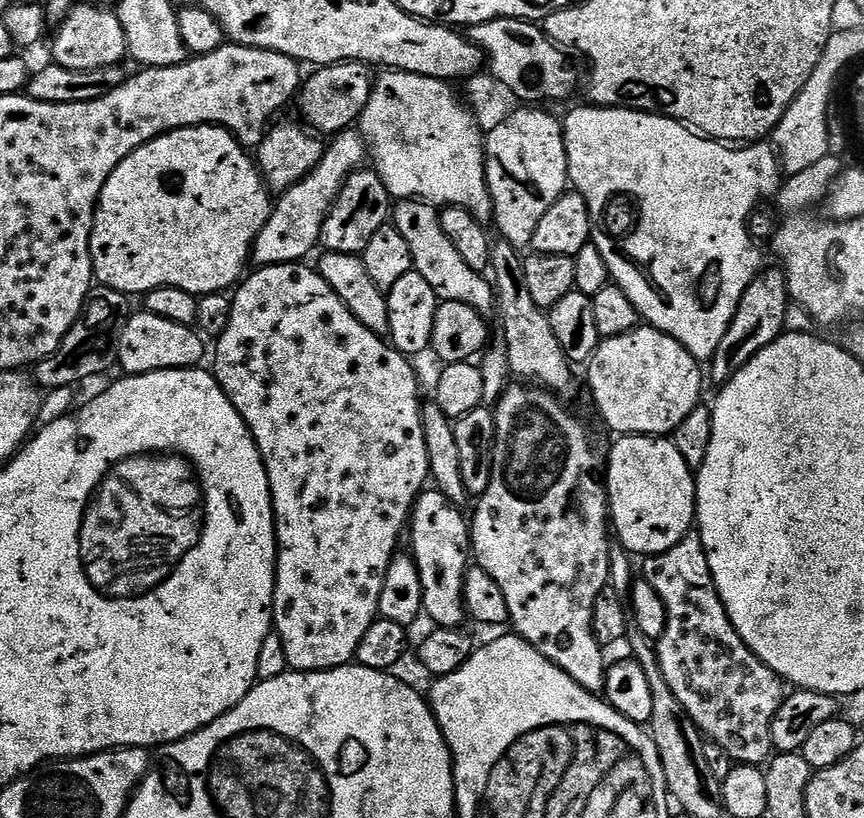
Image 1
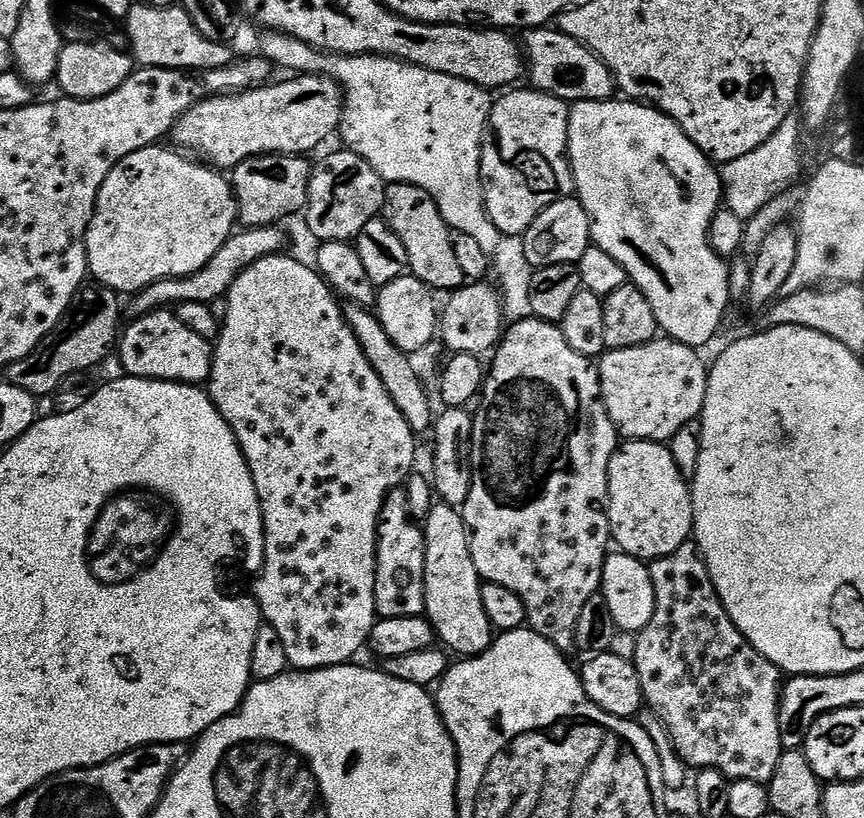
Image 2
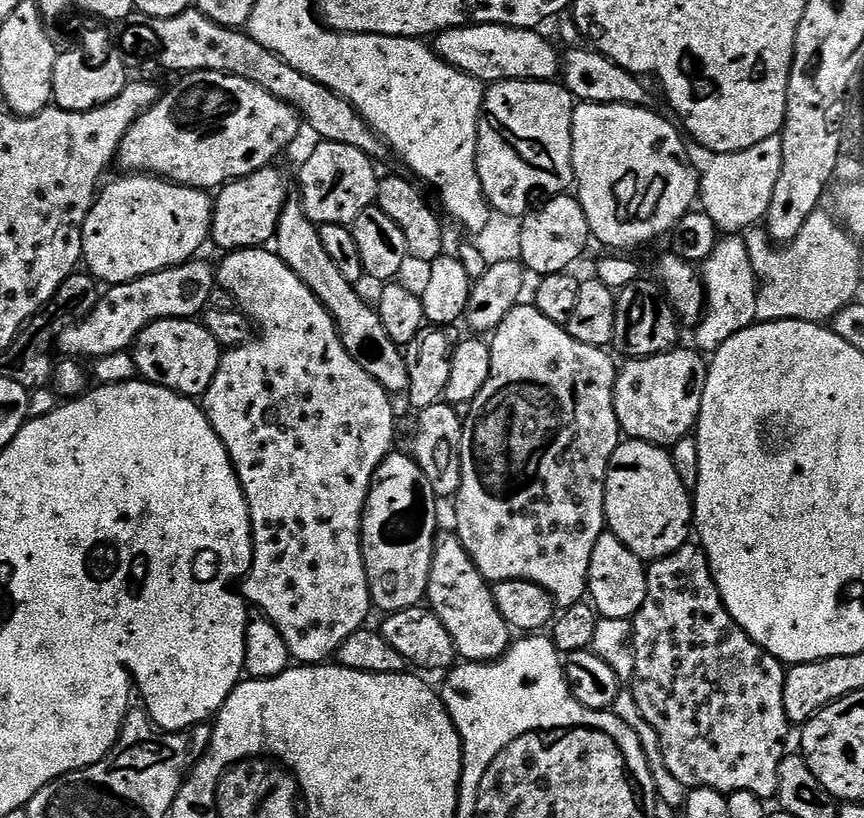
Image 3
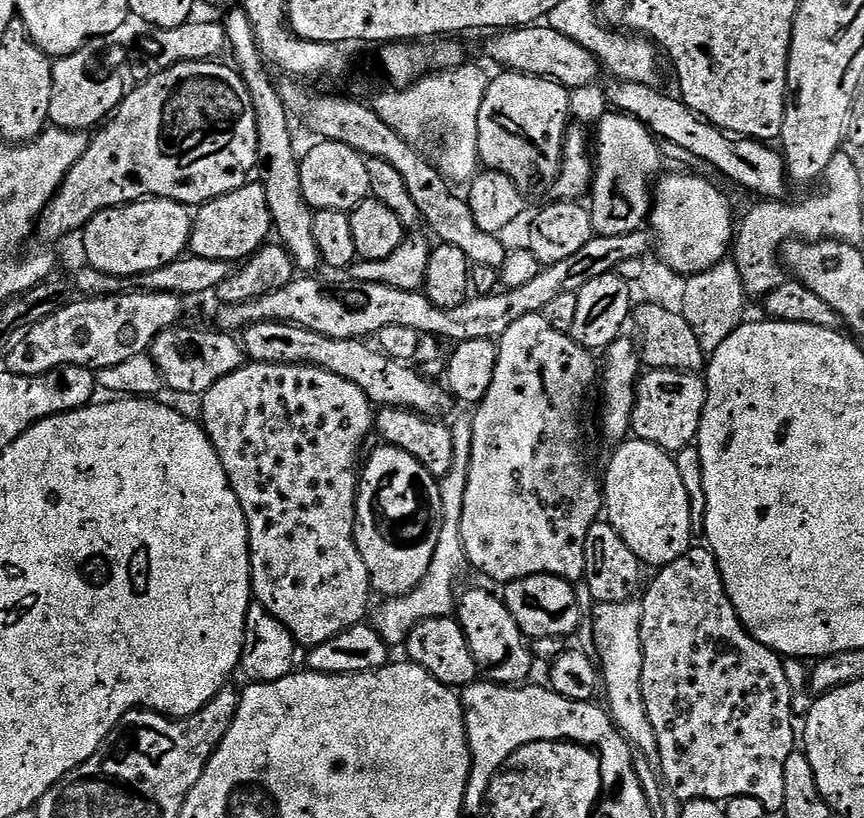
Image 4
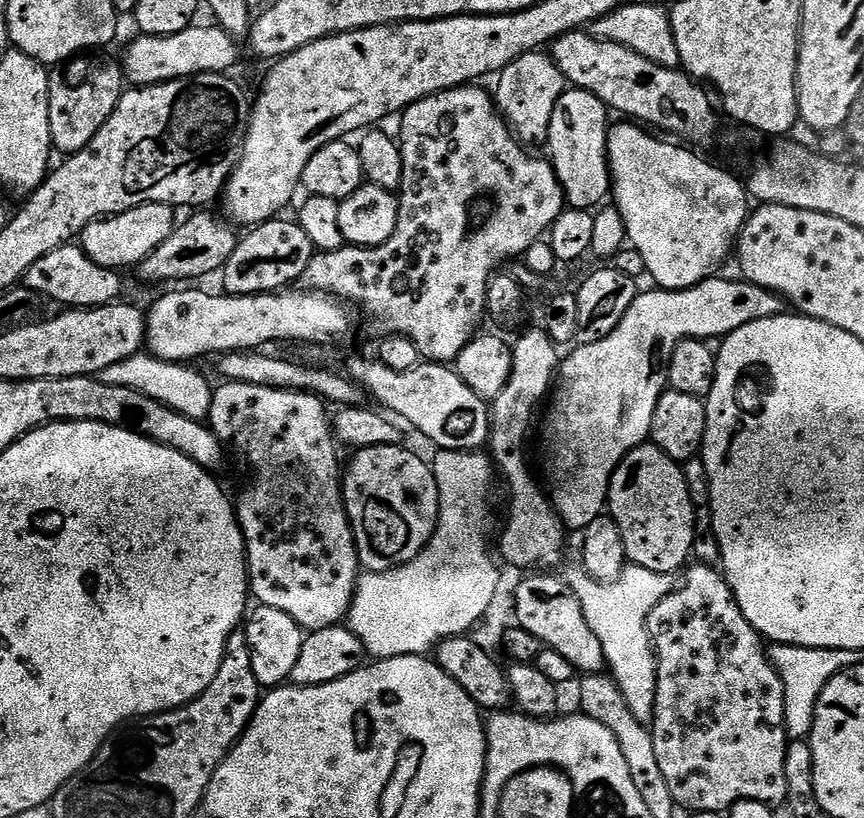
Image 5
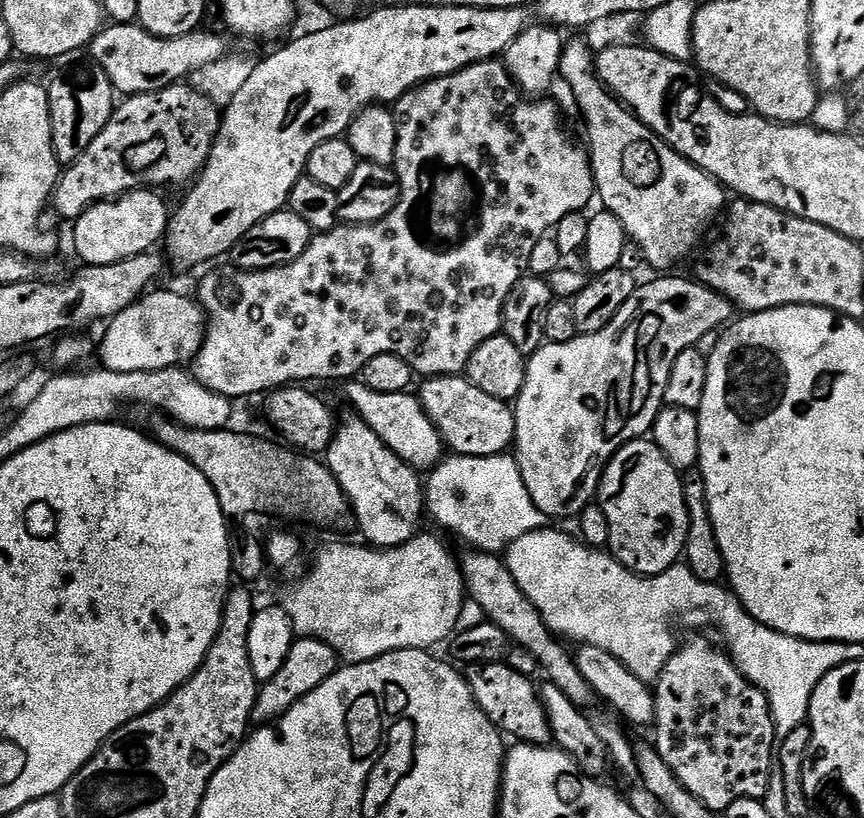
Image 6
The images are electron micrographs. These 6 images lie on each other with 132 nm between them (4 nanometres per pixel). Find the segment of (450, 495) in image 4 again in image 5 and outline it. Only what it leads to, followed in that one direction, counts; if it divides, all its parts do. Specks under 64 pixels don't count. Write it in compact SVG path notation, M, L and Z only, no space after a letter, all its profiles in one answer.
M443 450L437 451L435 453L436 457L431 457L430 463L432 465L432 473L434 474L434 478L438 482L438 494L440 495L440 517L438 518L438 522L436 523L436 529L434 530L434 534L430 538L430 542L427 544L426 547L423 548L423 550L418 553L416 557L413 558L409 564L404 564L400 568L391 568L390 570L386 570L385 572L370 572L365 571L363 575L357 579L356 582L356 594L352 598L352 607L346 617L346 624L347 627L352 629L353 634L360 639L362 642L362 646L364 647L365 653L369 657L378 659L378 660L385 660L386 658L394 658L395 656L423 656L425 654L431 653L433 649L435 649L437 644L440 644L445 640L446 638L454 638L455 636L463 636L465 634L471 633L473 630L472 627L475 626L476 623L479 622L480 619L483 618L484 615L488 612L488 607L491 606L492 603L496 600L496 591L500 588L500 572L498 569L496 569L497 561L494 559L492 561L492 556L490 553L488 553L488 519L492 516L492 472L494 476L494 464L491 459L483 451L477 450L475 452L446 452Z

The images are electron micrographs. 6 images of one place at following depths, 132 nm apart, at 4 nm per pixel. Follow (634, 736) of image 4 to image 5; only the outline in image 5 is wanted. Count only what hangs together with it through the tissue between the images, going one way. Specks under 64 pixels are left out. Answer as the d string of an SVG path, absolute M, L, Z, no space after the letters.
M629 563L622 570L618 582L607 584L601 580L584 578L581 584L575 585L582 614L586 614L590 630L594 630L598 642L602 642L604 659L612 679L625 696L626 705L634 718L647 726L651 725L656 714L656 650L648 632L648 619L654 606L658 606L662 598L672 593L672 580L673 577L667 572L646 570Z

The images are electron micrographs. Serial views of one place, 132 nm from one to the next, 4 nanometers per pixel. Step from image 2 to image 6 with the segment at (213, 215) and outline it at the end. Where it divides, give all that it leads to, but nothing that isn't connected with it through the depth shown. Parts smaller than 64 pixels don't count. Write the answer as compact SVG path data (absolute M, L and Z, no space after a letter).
M137 190L125 192L115 200L104 200L101 204L90 206L74 222L76 228L72 232L72 240L76 243L76 252L88 266L110 266L114 262L122 262L126 258L134 258L143 252L151 252L157 247L156 243L165 239L170 219L170 208L164 205L159 191Z

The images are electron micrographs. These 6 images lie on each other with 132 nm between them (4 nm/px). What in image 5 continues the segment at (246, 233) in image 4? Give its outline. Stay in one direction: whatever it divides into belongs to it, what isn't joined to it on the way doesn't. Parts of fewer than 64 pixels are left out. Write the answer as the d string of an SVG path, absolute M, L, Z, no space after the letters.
M200 210L189 216L192 217L185 224L184 221L177 223L170 238L166 238L166 242L162 242L162 246L158 246L158 250L151 252L139 265L138 273L142 279L152 284L160 284L163 280L196 280L199 276L219 273L223 269L224 263L236 249L237 229L227 219L219 220L211 216L208 210Z

